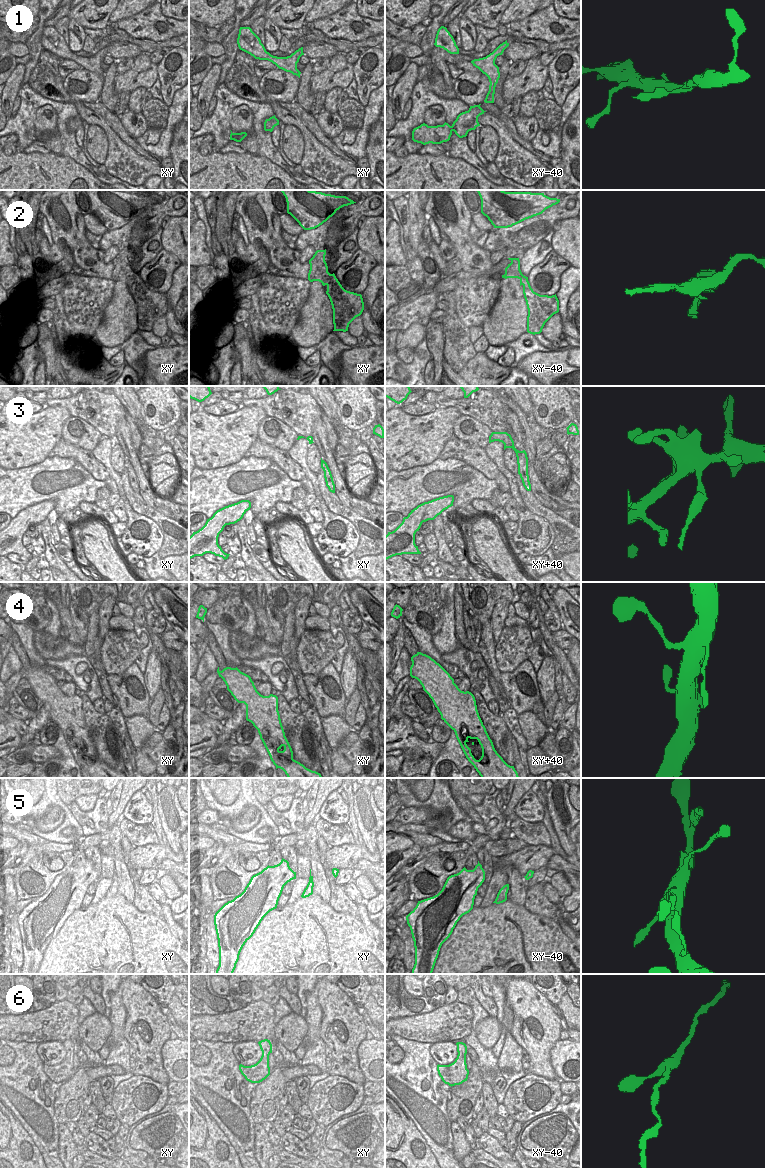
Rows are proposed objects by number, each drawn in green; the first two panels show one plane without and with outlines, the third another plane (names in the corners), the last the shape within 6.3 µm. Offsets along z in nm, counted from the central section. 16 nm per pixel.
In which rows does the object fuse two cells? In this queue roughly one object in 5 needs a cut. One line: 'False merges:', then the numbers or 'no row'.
False merges: 3, 5

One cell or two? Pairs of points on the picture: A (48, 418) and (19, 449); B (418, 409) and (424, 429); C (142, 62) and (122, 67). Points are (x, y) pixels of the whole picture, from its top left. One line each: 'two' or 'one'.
A: one
B: two
C: two

